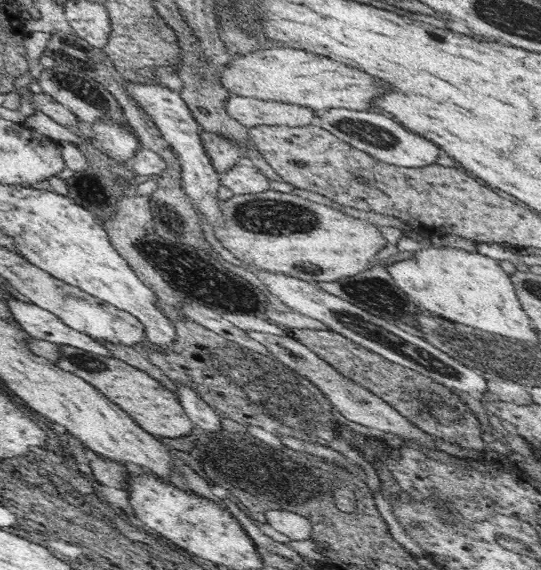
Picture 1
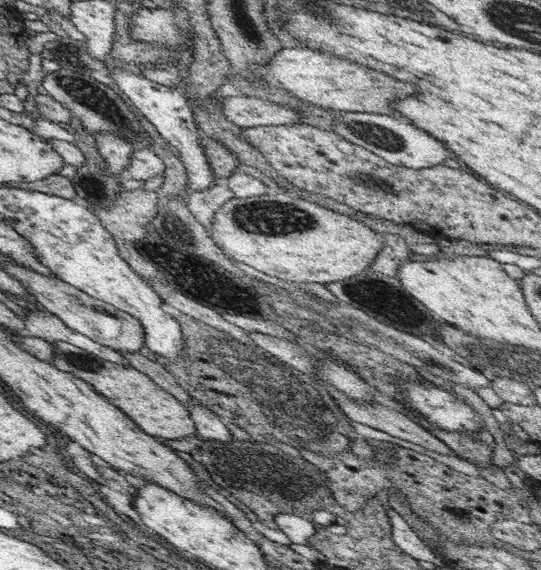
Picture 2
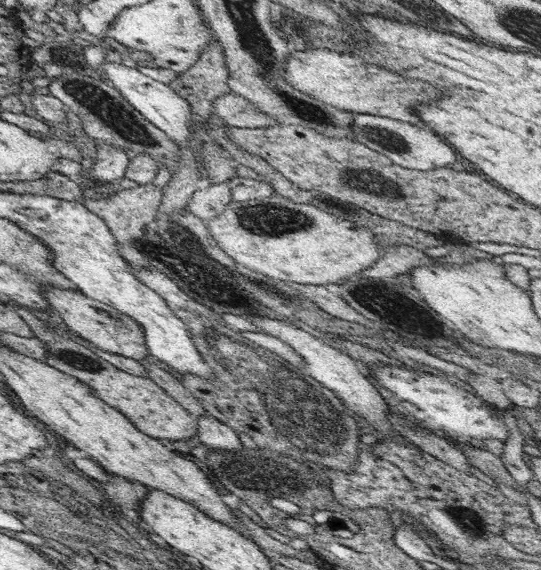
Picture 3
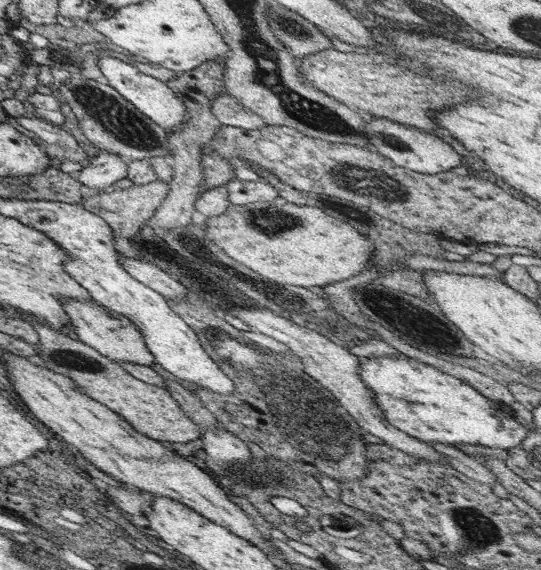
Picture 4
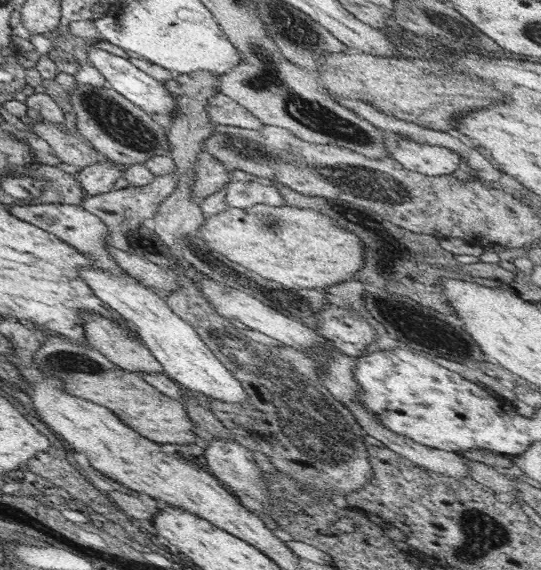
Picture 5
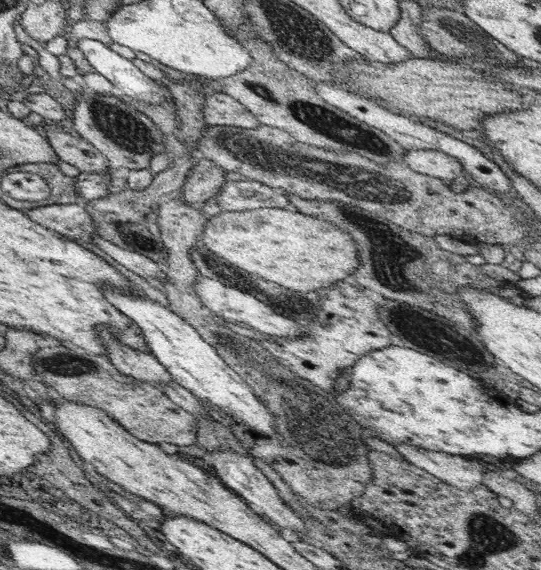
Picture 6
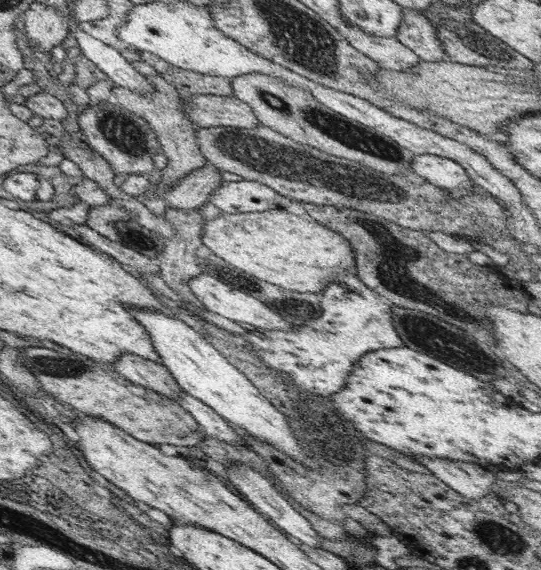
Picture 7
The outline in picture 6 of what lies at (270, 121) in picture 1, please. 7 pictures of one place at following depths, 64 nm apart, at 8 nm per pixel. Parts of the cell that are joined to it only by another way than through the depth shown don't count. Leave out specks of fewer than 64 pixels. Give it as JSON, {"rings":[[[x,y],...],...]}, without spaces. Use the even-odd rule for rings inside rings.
{"rings":[[[211,91],[204,101],[204,123],[211,126],[237,126],[242,129],[256,129],[260,124],[256,117],[232,96]]]}

